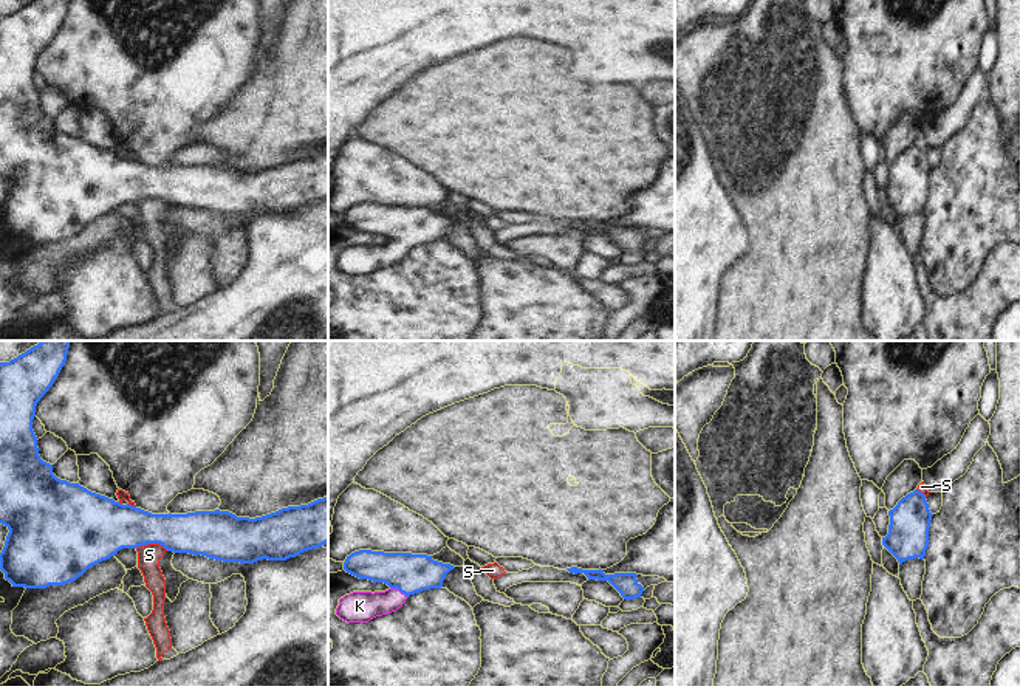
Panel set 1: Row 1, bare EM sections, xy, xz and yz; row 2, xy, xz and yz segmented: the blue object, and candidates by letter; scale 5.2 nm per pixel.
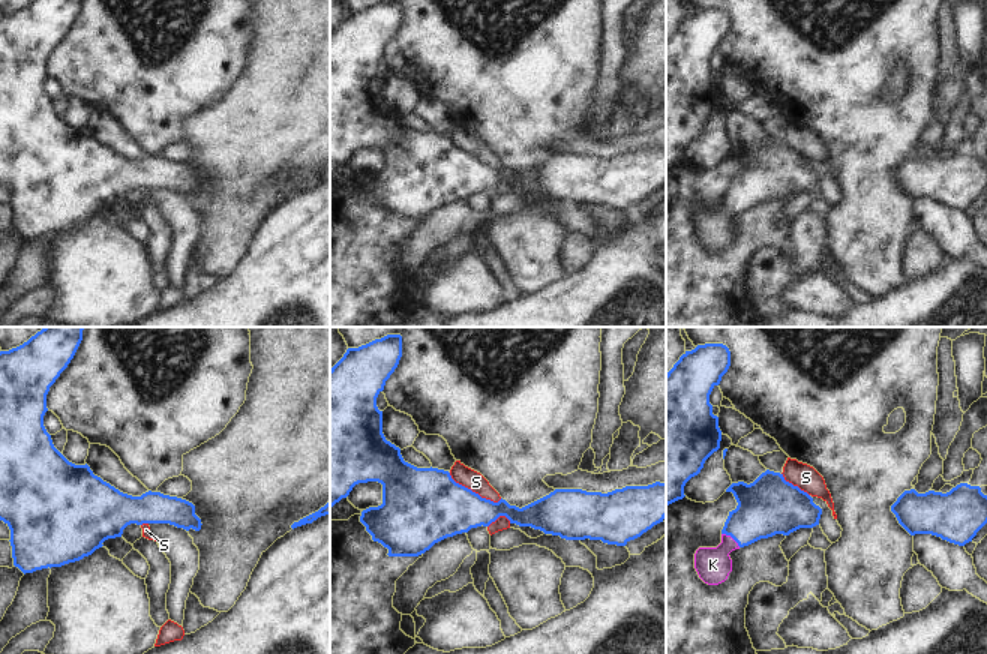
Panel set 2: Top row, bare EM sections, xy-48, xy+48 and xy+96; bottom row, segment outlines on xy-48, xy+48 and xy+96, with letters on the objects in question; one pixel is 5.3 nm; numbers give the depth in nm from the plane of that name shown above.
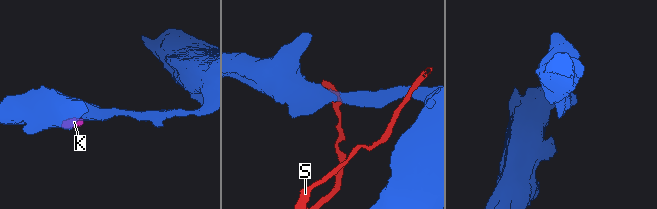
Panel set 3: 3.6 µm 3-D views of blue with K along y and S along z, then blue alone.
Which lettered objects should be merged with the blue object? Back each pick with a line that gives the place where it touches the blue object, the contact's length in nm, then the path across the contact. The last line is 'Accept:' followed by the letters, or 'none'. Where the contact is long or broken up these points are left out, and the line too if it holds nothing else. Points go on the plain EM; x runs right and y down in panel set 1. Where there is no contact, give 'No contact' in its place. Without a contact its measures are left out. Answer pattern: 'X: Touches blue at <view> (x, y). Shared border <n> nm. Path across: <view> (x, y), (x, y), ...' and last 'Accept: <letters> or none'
K: Touches blue at xz (400, 243). Shared border 110 nm. Path across: xz (410, 226), (403, 234), (400, 243), (389, 254), (359, 259)
Accept: K.

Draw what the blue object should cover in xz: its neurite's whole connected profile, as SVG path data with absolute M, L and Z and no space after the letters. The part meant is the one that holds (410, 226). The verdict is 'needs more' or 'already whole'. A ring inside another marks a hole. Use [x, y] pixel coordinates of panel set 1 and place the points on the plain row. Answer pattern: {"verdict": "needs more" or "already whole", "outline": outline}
{"verdict": "needs more", "outline": "M359 203L347 209L344 223L359 232L384 235L385 245L353 245L339 252L336 268L347 276L368 276L396 265L410 248L441 242L455 220L427 208Z"}

